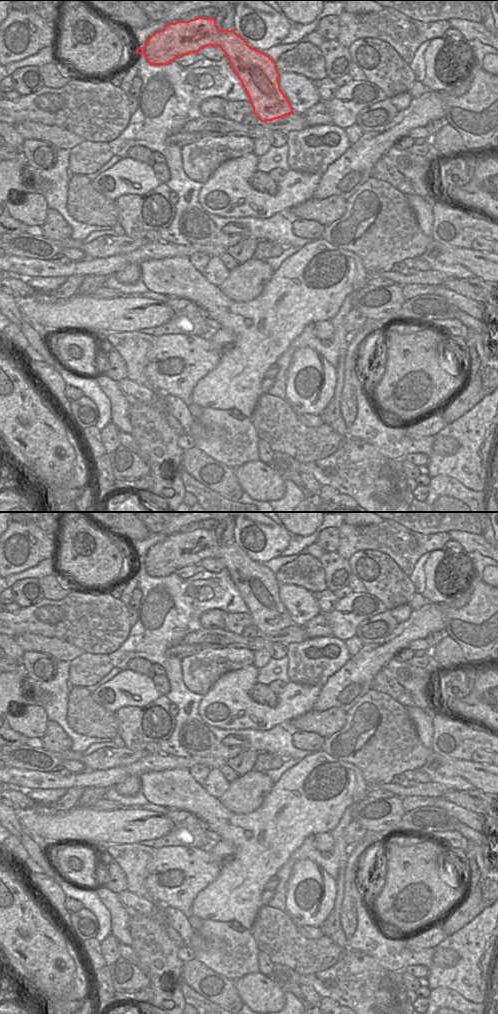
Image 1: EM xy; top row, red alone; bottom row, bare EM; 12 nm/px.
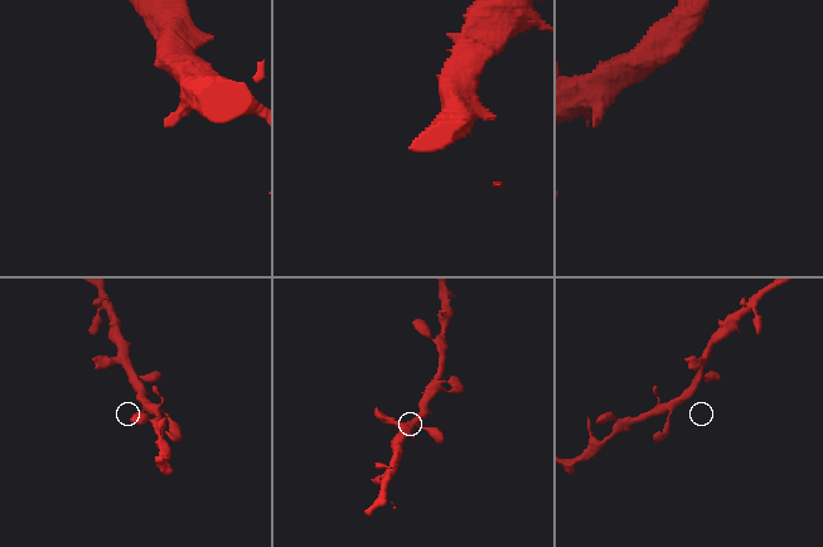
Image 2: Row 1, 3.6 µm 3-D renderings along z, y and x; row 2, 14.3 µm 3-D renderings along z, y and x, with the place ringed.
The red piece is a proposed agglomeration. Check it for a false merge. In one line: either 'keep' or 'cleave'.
keep

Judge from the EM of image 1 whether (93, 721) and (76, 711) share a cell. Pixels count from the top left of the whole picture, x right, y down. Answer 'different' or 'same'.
same

